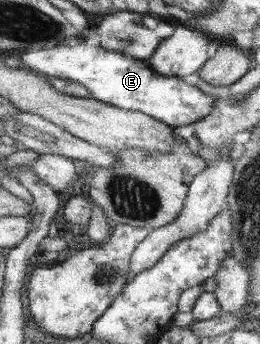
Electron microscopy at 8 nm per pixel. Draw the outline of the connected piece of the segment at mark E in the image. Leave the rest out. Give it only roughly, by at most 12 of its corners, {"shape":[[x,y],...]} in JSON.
{"shape":[[86,44],[25,51],[34,72],[174,127],[216,111],[192,79]]}

